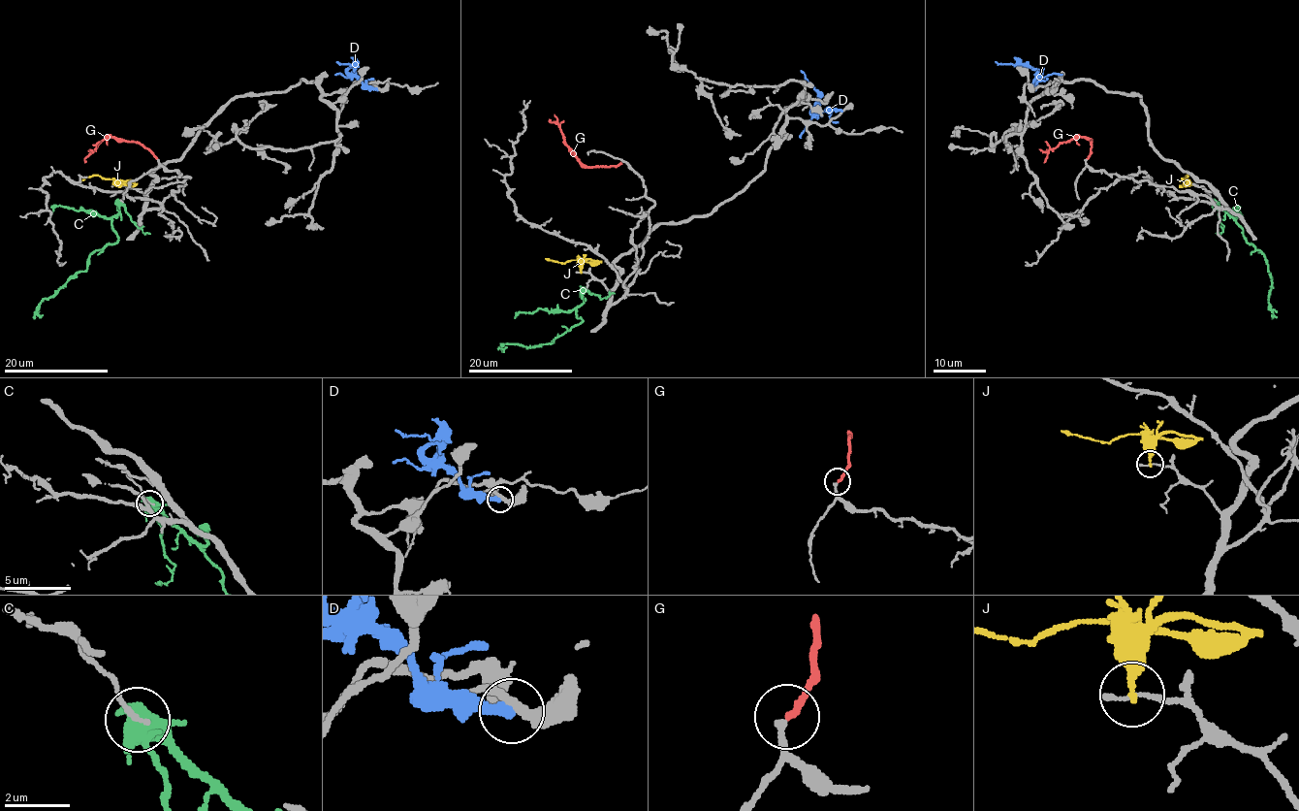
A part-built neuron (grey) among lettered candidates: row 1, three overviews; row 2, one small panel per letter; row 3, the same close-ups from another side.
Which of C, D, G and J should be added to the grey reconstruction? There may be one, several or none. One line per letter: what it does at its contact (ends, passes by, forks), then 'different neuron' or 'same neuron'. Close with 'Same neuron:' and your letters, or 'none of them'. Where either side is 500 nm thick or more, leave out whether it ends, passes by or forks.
C: it forks | different neuron
D: it ends | different neuron
G: it ends | same neuron
J: it ends | different neuron
Same neuron: G

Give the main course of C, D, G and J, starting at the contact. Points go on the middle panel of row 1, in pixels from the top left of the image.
C: (586, 289), (583, 303), (576, 309), (582, 319), (579, 323), (549, 343), (507, 347)
D: (841, 111), (811, 112), (819, 93), (801, 70)
G: (622, 161), (617, 165), (586, 167), (564, 142), (556, 123), (550, 119)
J: (580, 271), (576, 259), (564, 263), (545, 258)

